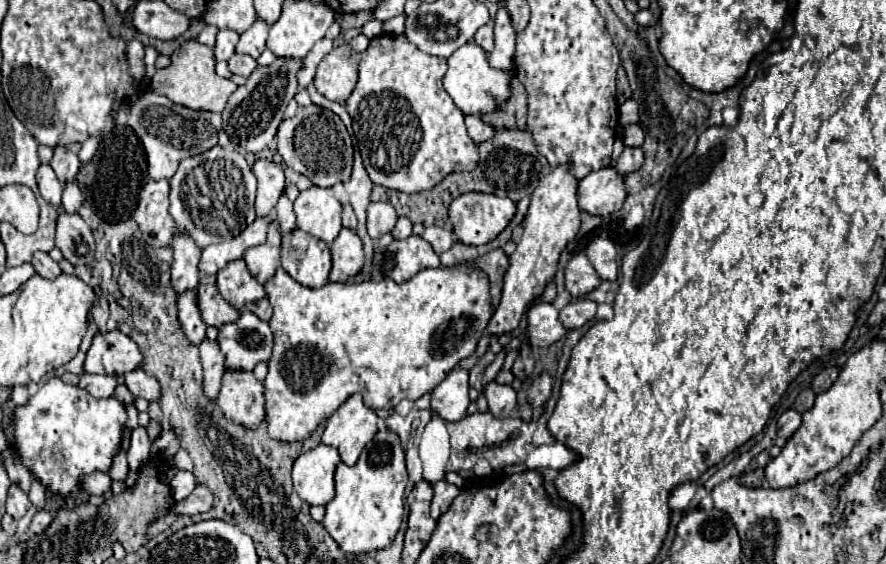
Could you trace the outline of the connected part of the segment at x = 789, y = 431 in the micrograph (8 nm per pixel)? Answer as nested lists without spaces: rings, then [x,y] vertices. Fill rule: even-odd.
[[[786,410],[778,420],[778,438],[788,440],[802,424],[802,416],[796,410]]]

